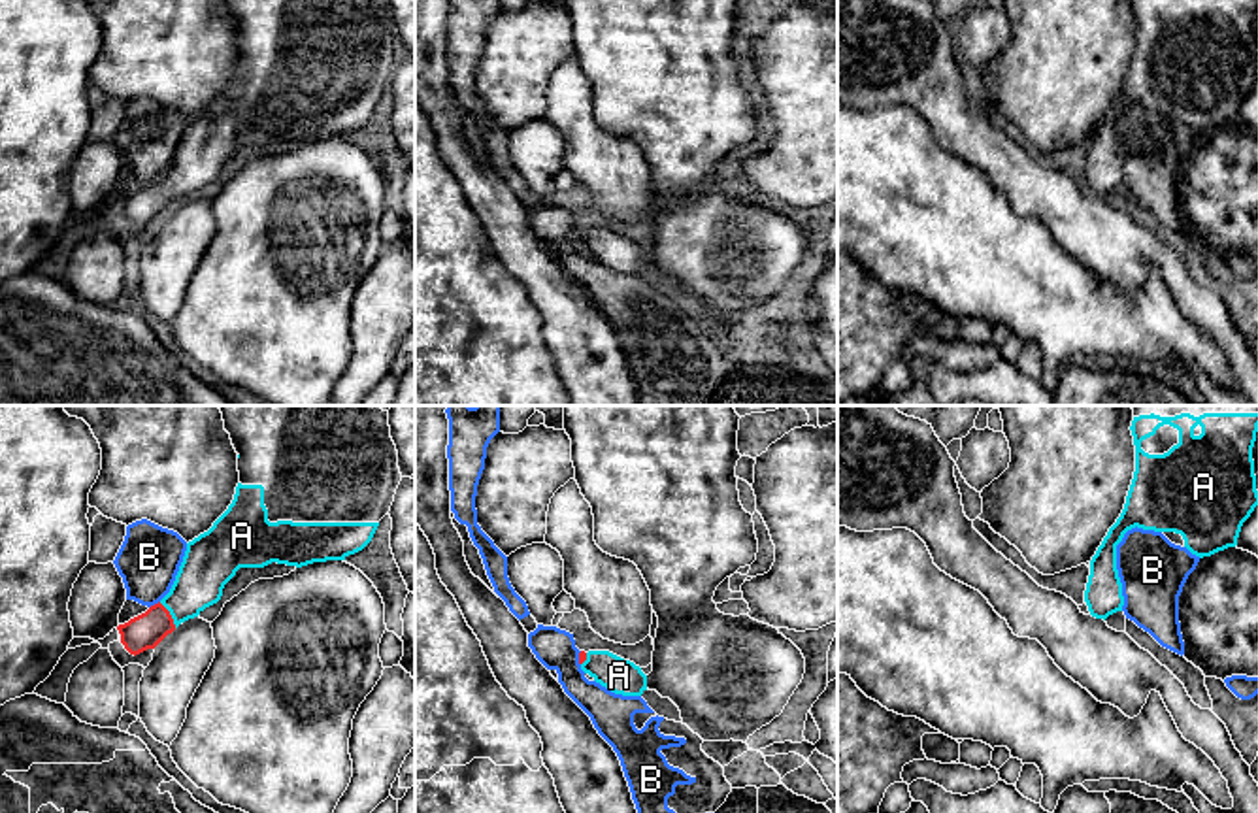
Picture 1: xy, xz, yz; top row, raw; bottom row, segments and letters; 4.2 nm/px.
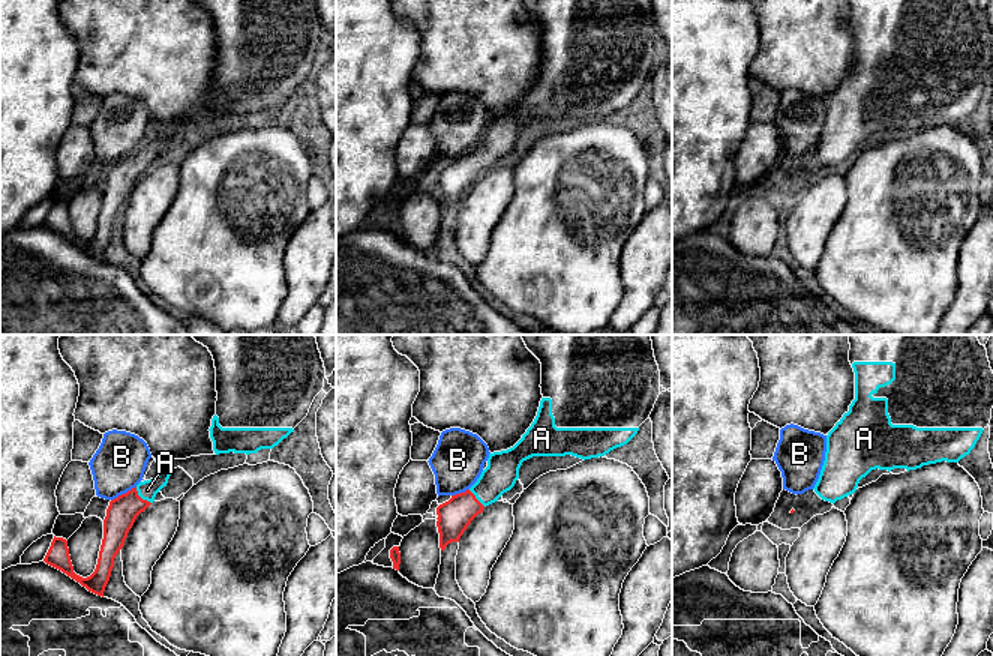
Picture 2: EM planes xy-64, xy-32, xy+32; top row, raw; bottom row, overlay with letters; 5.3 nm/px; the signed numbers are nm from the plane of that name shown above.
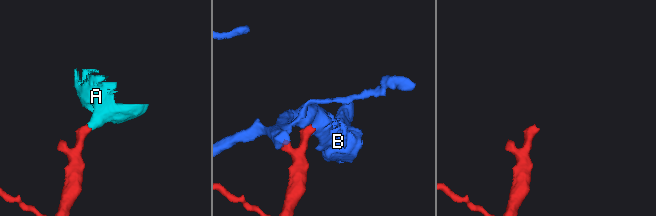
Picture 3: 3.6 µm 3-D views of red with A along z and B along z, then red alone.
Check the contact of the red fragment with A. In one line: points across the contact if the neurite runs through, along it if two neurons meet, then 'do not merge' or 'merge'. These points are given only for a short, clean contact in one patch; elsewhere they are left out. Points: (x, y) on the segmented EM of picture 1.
way xy (146, 630), (170, 615), (197, 587), (204, 572); merge

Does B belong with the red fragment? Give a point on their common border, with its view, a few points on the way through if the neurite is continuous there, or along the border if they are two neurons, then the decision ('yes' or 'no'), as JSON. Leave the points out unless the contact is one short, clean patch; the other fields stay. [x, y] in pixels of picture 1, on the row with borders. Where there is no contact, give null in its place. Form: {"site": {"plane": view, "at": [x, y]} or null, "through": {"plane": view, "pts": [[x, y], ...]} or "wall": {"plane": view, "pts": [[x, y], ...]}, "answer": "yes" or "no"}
{"site": {"plane": "xy", "at": [155, 604]}, "wall": {"plane": "xy", "pts": [[159, 600], [149, 608]]}, "answer": "no"}

